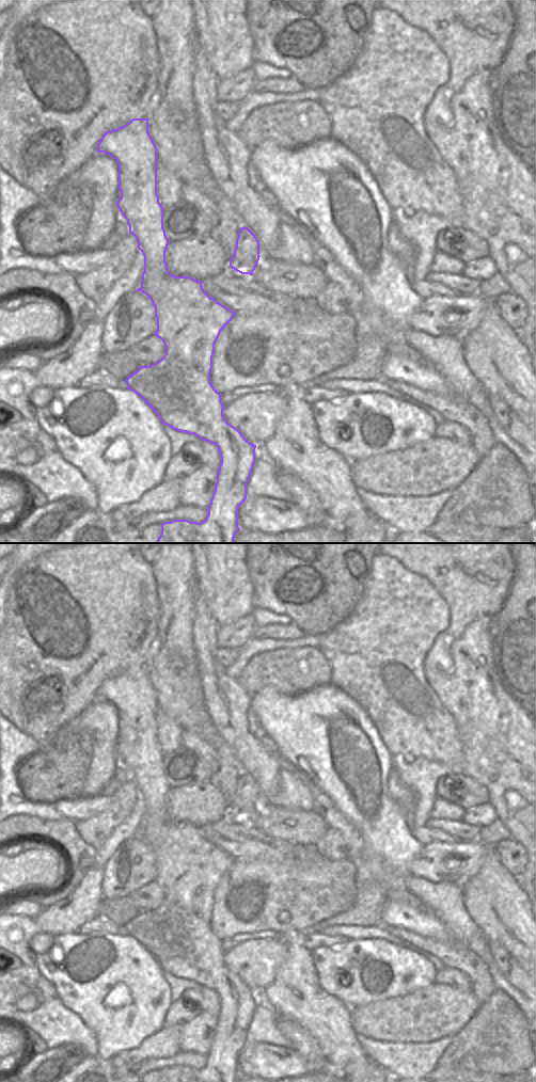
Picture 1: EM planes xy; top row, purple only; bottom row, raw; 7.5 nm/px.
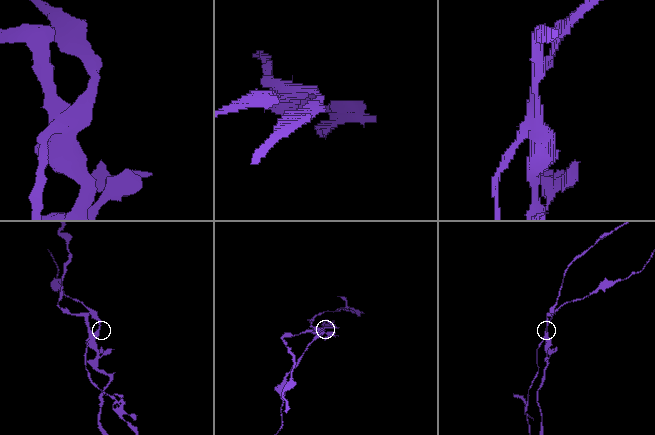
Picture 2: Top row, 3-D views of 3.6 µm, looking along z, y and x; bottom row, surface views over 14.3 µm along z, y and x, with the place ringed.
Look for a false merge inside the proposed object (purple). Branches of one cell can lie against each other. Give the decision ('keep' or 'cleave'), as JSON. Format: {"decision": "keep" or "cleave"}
{"decision": "cleave"}

